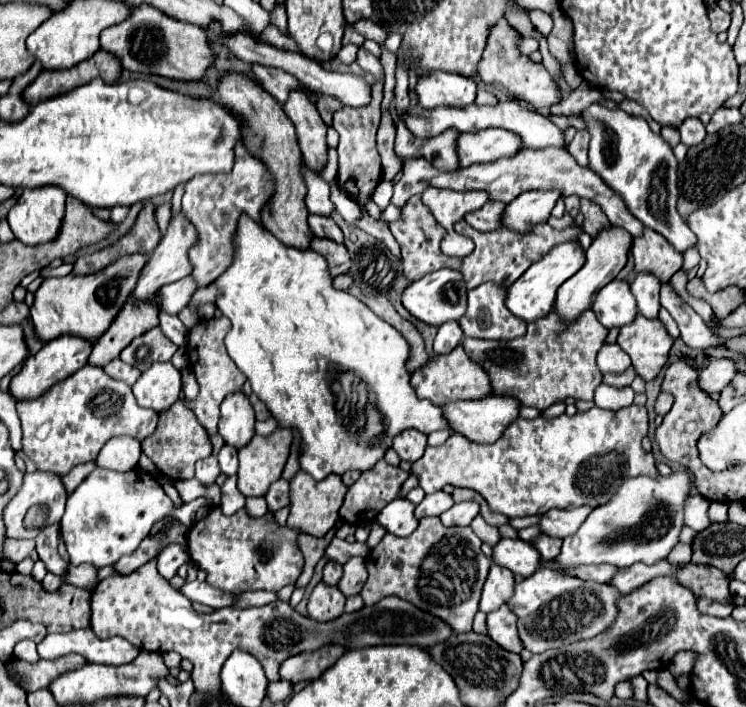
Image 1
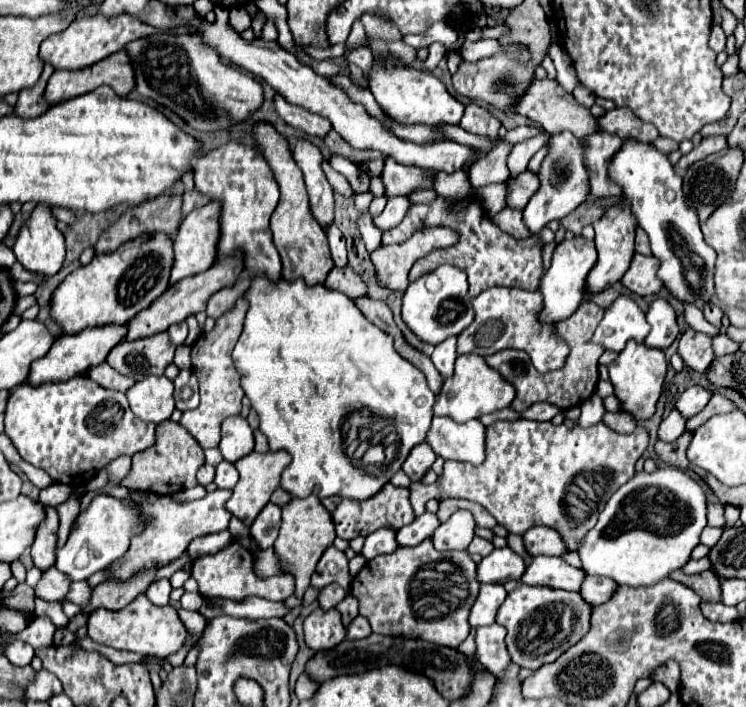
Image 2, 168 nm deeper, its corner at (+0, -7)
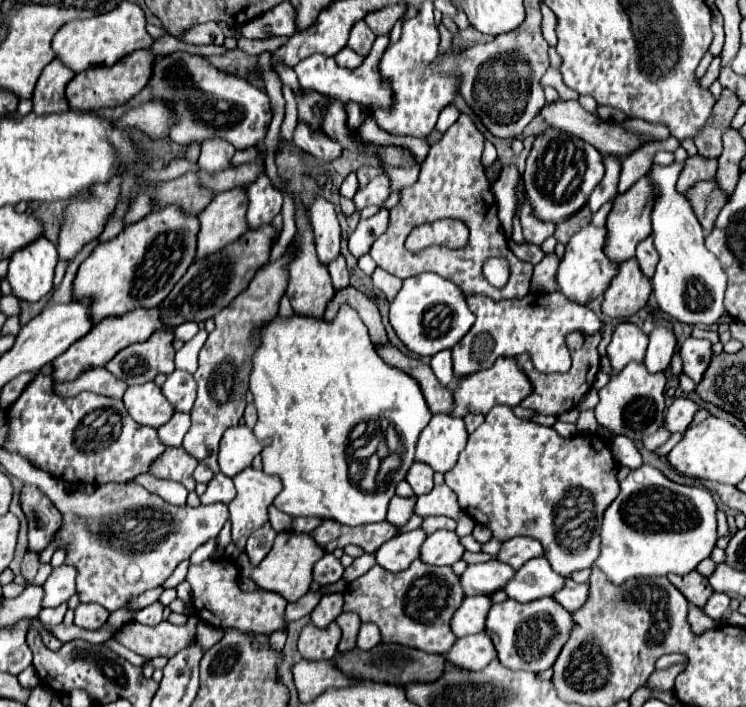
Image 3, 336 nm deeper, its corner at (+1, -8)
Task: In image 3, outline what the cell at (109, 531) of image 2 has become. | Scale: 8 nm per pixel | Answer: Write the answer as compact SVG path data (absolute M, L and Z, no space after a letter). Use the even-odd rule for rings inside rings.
M65 565L53 569L49 579L43 583L45 595L43 595L41 607L57 607L65 603L73 595L75 573L77 571L73 571L73 567L65 567Z

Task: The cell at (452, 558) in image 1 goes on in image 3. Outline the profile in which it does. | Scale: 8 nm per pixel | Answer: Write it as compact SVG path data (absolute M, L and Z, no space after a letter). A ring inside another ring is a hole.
M415 559L405 571L387 573L381 567L371 567L361 579L355 579L345 589L343 611L353 611L363 623L371 621L381 629L385 643L399 643L427 653L445 655L455 637L449 631L449 619L463 601L459 577L451 567L429 567Z

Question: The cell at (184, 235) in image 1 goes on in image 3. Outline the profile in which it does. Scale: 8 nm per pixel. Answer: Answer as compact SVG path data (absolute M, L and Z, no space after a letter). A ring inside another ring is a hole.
M243 187L217 193L215 199L199 213L201 231L197 237L197 257L215 253L249 231L245 211L247 193Z

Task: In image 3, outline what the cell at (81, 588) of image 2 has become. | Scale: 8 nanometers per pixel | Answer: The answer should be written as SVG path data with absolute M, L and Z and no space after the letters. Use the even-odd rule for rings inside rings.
M63 603L61 607L55 607L55 609L41 609L39 613L39 619L45 623L45 625L59 625L63 621L63 615L67 611L67 605Z

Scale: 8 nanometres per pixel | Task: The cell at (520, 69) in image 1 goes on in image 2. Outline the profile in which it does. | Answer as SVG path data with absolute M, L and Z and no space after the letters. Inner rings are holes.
M534 78L528 86L528 90L518 98L518 102L512 106L514 112L522 114L522 116L528 116L530 120L538 122L544 130L548 130L550 134L558 134L562 130L570 130L576 138L582 138L590 132L596 132L598 126L596 126L596 118L590 114L588 108L580 106L572 94L568 94L556 80L550 80L550 78L544 78L544 80L538 80Z

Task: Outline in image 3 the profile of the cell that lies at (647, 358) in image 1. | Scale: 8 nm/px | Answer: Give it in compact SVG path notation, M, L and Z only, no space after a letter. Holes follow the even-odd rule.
M629 363L617 375L611 375L611 381L599 391L599 405L595 407L597 423L609 429L615 435L625 435L633 441L639 441L647 435L653 435L663 423L663 387L665 375L649 375L643 363Z

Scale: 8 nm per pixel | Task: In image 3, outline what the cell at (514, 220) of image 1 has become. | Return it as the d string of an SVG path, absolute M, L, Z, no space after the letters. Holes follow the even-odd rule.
M549 127L539 133L535 137L523 173L525 191L529 195L529 201L533 203L537 219L559 223L565 221L569 215L577 213L605 175L605 165L601 157L603 155L593 145L567 131Z

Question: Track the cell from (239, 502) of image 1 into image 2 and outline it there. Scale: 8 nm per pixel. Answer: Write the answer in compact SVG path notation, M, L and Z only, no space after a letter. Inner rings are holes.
M214 490L200 500L186 502L186 504L178 504L170 496L156 496L156 494L148 494L144 498L130 496L134 502L144 506L142 512L146 516L154 516L154 520L146 526L146 530L142 534L132 538L132 544L130 544L130 550L126 552L126 556L120 562L116 562L114 566L110 566L112 578L130 578L138 570L150 568L154 564L166 566L170 560L178 558L196 536L226 530L228 522L232 518L230 510L226 510L226 502L228 502L230 494L232 494L232 490Z

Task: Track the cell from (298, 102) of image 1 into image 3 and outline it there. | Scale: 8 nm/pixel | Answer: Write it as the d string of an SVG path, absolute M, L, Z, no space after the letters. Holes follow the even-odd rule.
M317 197L309 209L309 219L315 233L313 241L315 241L317 257L321 259L321 263L329 265L339 255L339 237L341 237L335 209L323 197Z

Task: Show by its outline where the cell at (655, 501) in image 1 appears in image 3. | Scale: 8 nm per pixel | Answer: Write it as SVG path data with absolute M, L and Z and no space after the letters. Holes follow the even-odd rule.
M641 465L633 469L621 481L621 493L607 507L601 525L601 555L595 565L613 581L623 583L631 577L657 577L657 575L687 575L703 559L711 557L711 551L717 545L717 503L707 489L687 487L669 481L659 469Z

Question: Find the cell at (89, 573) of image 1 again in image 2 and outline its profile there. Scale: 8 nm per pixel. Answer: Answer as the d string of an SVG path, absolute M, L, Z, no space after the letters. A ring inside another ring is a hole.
M50 568L42 574L42 580L36 586L36 596L44 600L62 600L70 592L70 576L60 574L60 570Z

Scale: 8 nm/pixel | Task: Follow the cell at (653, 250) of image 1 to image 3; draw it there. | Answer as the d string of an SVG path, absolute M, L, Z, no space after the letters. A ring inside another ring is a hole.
M635 259L623 261L619 265L617 277L609 283L601 311L611 319L627 319L647 305L651 295L651 281L641 275Z

